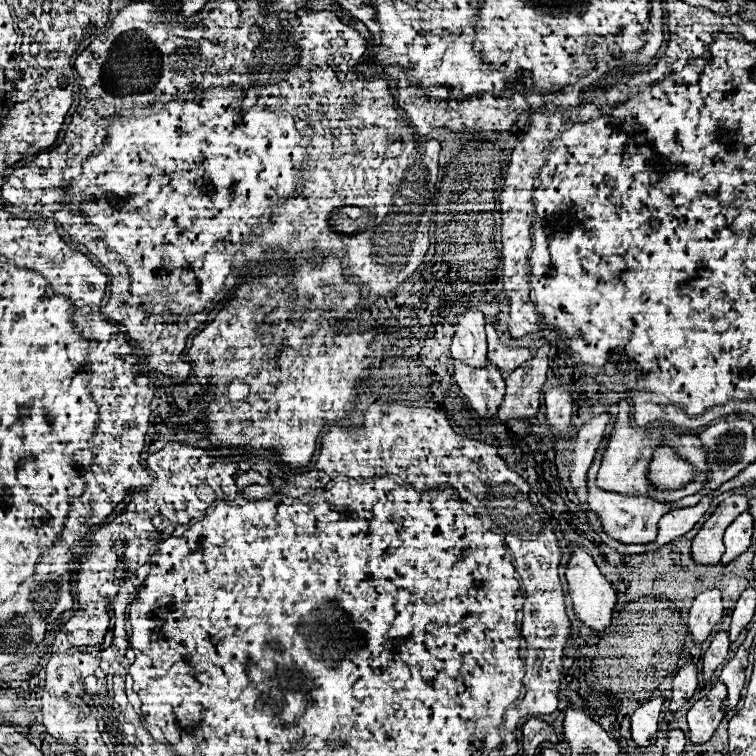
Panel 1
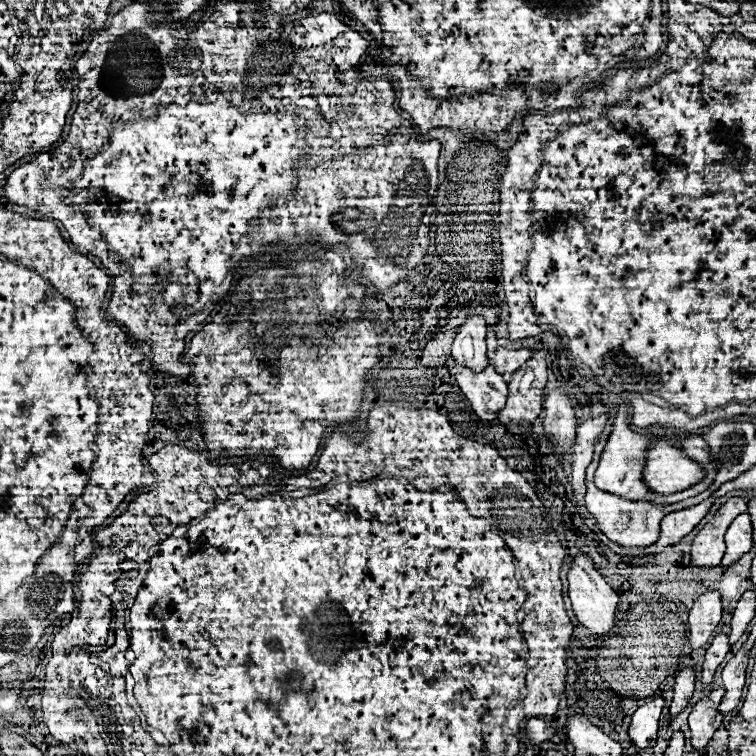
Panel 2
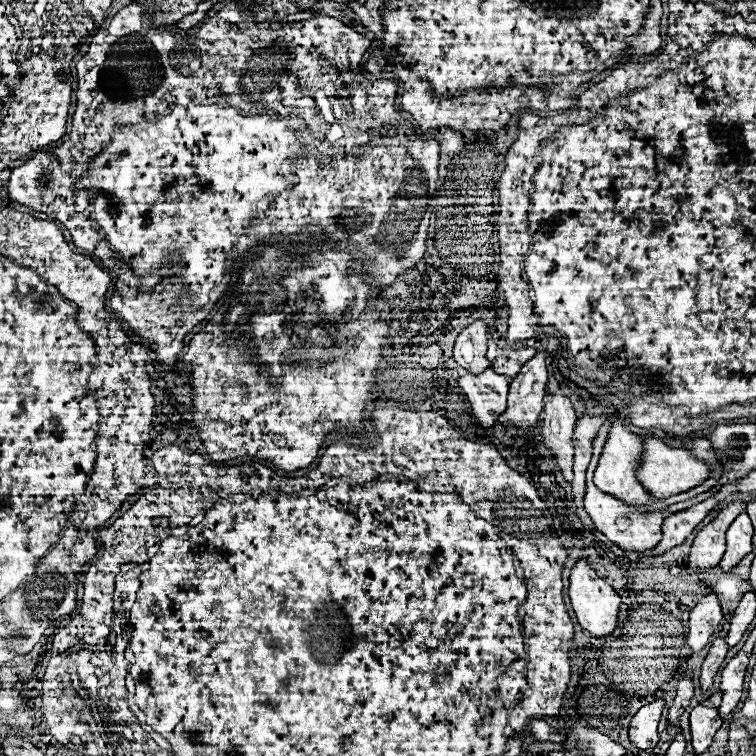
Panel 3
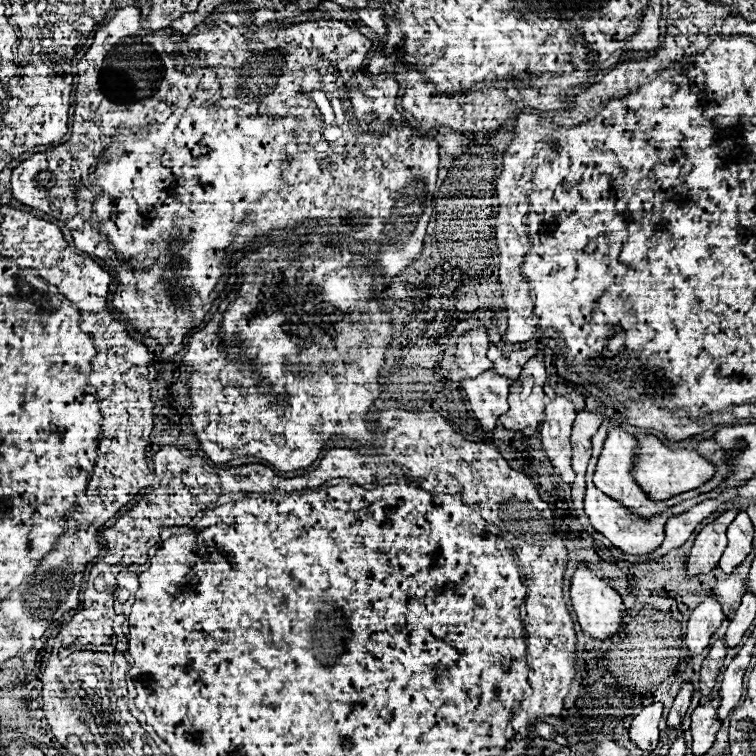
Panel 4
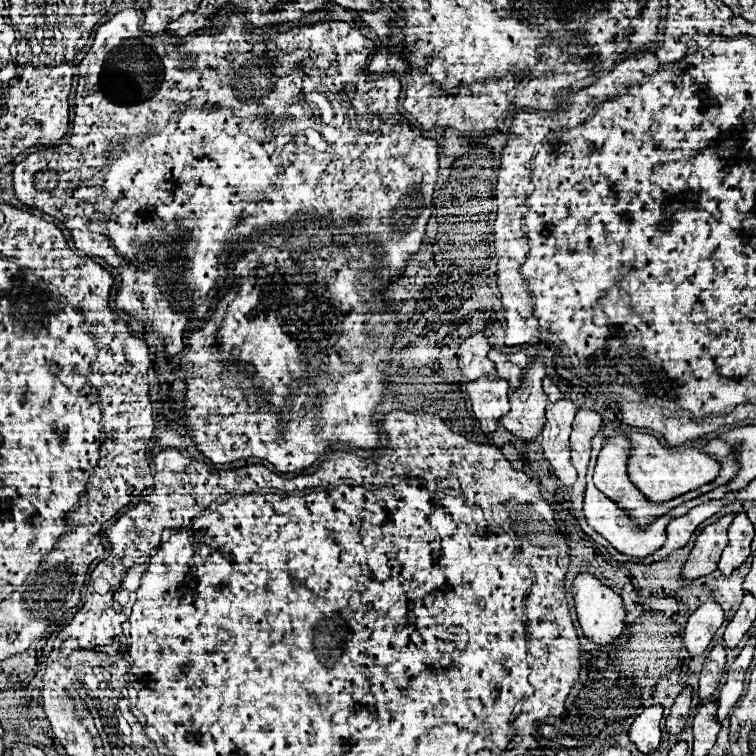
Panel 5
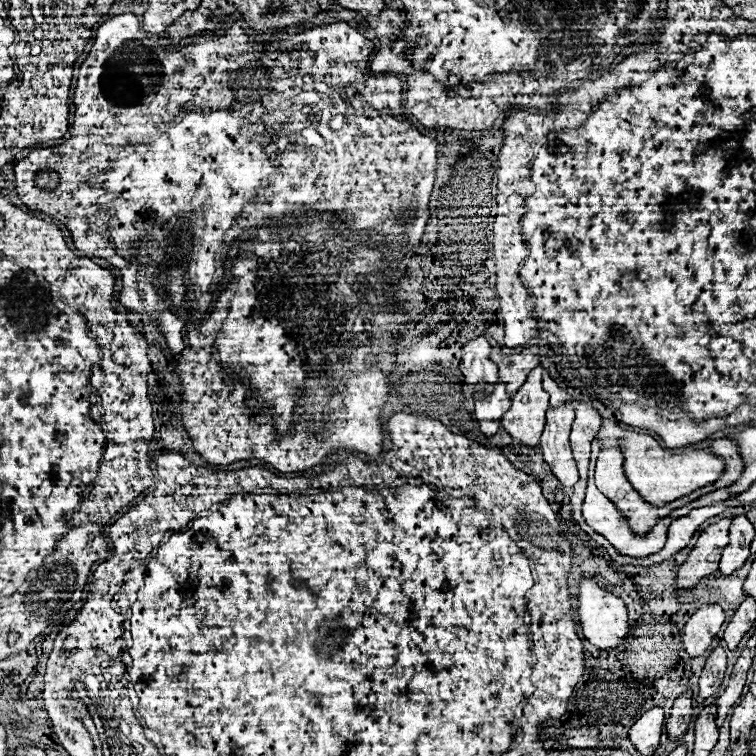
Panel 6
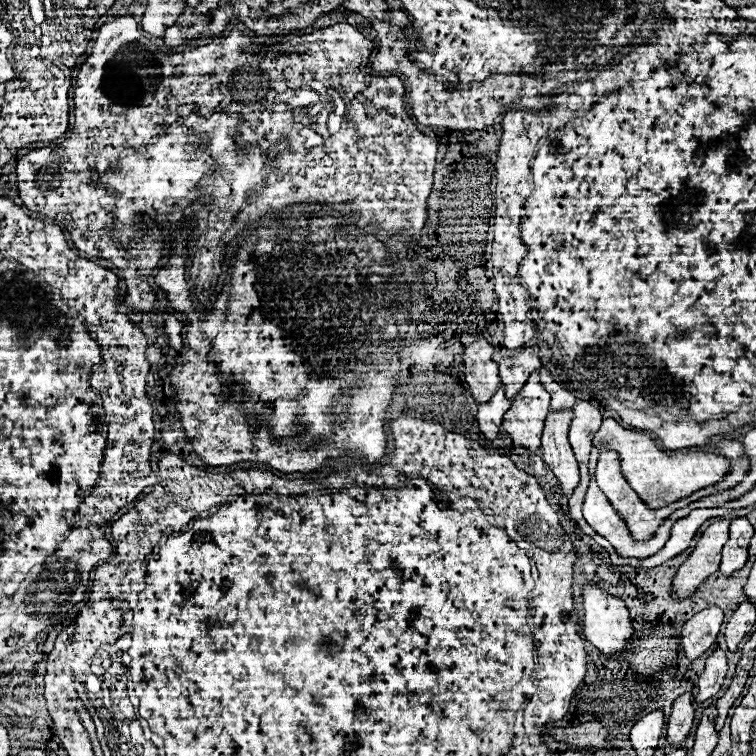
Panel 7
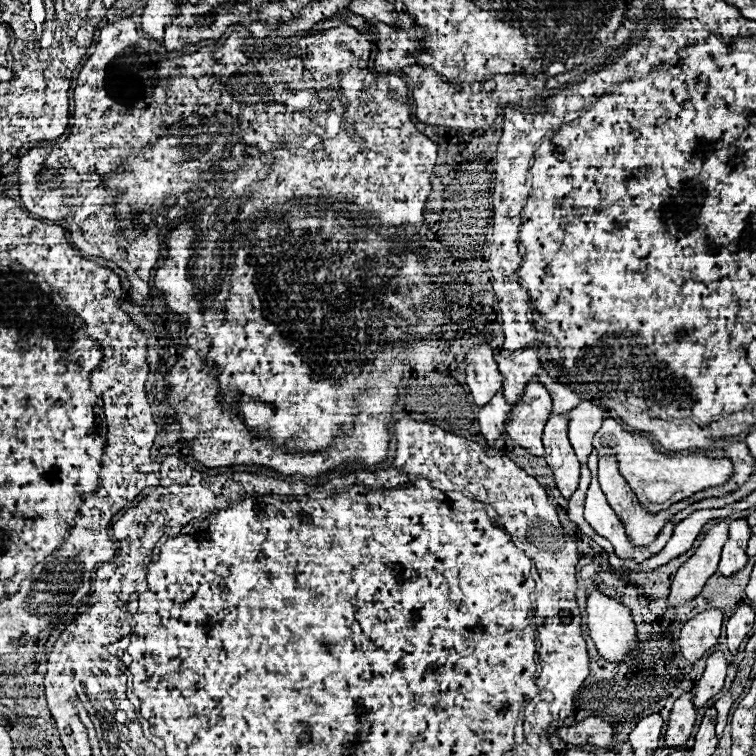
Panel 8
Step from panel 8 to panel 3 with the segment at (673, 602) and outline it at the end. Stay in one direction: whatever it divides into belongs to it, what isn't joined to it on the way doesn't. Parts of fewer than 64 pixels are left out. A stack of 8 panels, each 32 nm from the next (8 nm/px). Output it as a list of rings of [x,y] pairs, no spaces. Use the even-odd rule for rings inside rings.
[[[732,500],[726,508],[718,512],[718,516],[706,524],[694,538],[692,550],[690,550],[690,562],[688,566],[692,570],[708,570],[720,564],[724,550],[726,550],[726,528],[734,522],[734,516],[746,510],[744,502]]]

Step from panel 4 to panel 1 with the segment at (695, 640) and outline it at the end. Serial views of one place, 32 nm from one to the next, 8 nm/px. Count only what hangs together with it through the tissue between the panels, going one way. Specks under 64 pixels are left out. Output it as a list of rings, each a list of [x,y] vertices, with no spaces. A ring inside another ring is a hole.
[[[704,590],[700,592],[692,606],[690,606],[690,618],[688,618],[688,626],[692,632],[692,640],[696,644],[702,644],[708,634],[714,630],[714,626],[718,624],[718,620],[722,618],[722,596],[720,590]]]

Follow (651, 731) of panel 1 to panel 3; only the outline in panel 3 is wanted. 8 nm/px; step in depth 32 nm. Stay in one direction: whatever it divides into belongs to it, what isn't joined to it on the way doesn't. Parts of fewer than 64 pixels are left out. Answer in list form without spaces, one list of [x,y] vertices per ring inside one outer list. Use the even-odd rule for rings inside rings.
[[[654,700],[654,702],[642,706],[634,714],[634,718],[630,722],[630,740],[638,748],[648,750],[648,748],[656,746],[656,742],[658,742],[658,720],[660,720],[662,708],[664,708],[664,700]]]

